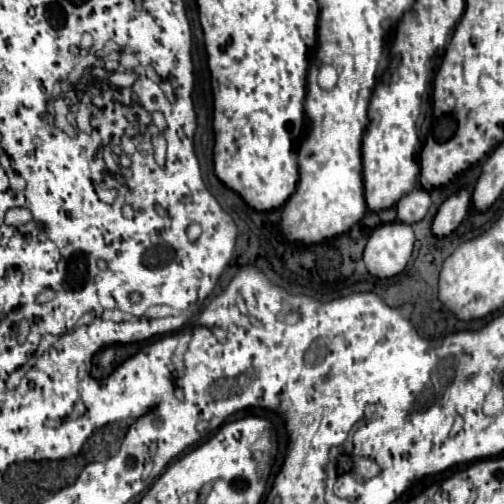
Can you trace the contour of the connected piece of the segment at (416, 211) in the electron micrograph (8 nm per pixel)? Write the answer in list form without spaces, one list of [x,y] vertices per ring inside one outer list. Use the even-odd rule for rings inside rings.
[[[413,189],[397,203],[397,219],[401,219],[401,223],[419,223],[425,217],[429,205],[429,191]]]

